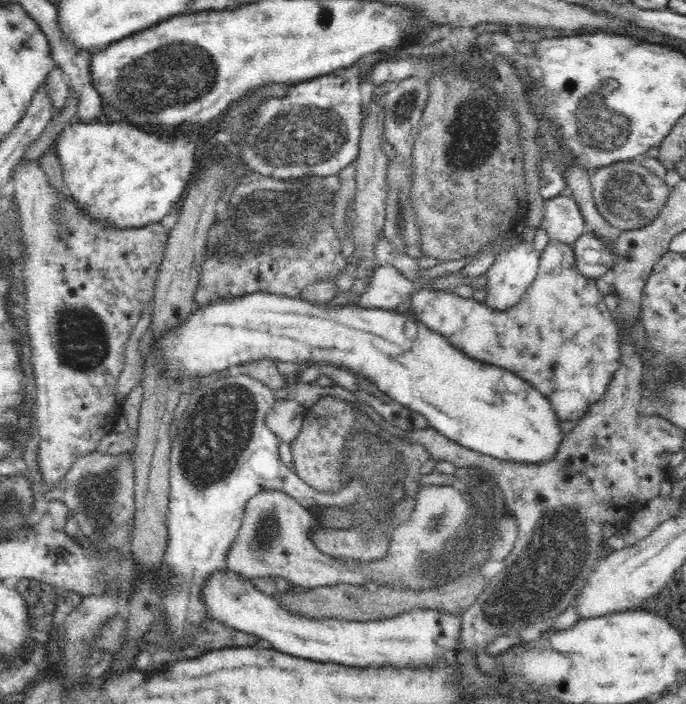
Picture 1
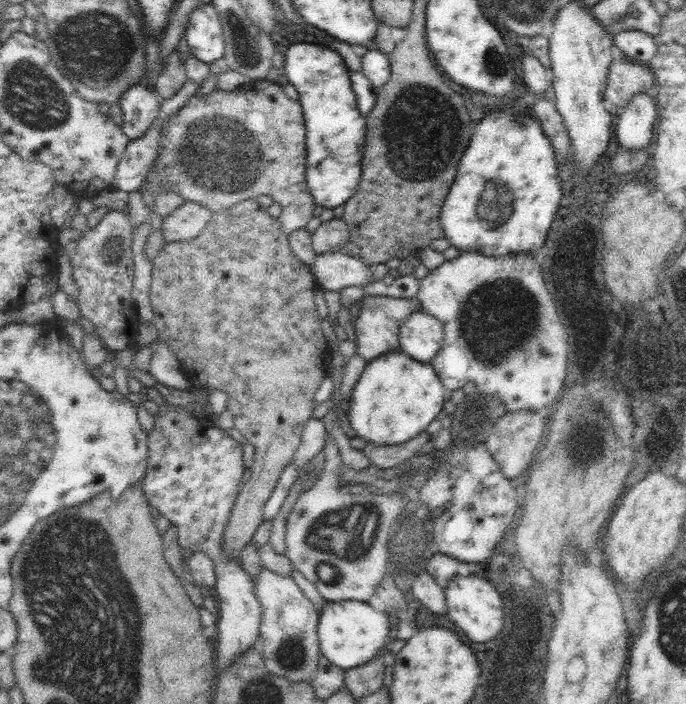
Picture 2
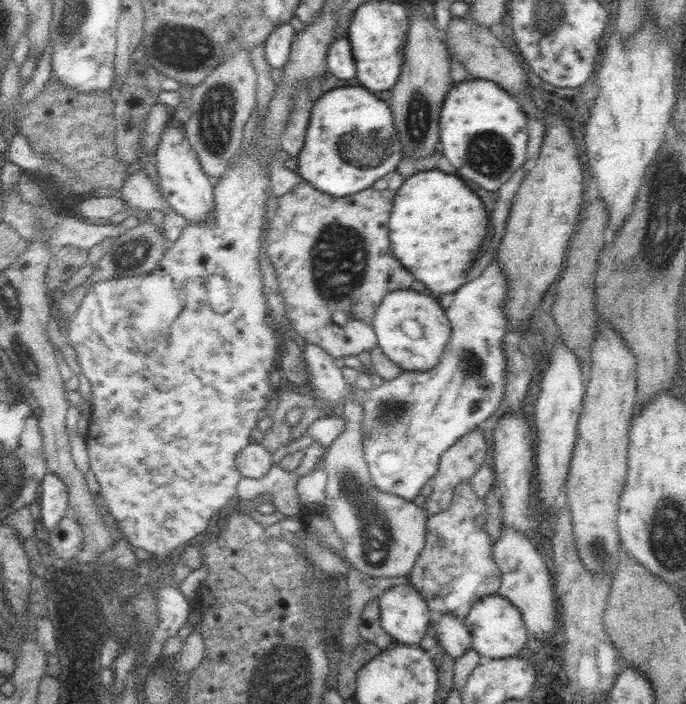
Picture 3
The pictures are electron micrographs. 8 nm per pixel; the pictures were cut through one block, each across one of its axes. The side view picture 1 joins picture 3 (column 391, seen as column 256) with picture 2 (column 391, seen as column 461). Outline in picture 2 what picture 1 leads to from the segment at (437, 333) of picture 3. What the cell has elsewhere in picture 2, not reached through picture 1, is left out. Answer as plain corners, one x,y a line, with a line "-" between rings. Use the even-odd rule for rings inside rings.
400,348
386,352
366,363
364,372
354,386
350,398
348,419
356,436
376,445
402,444
426,431
432,420
438,418
448,396
440,377
430,363
423,363
412,358

